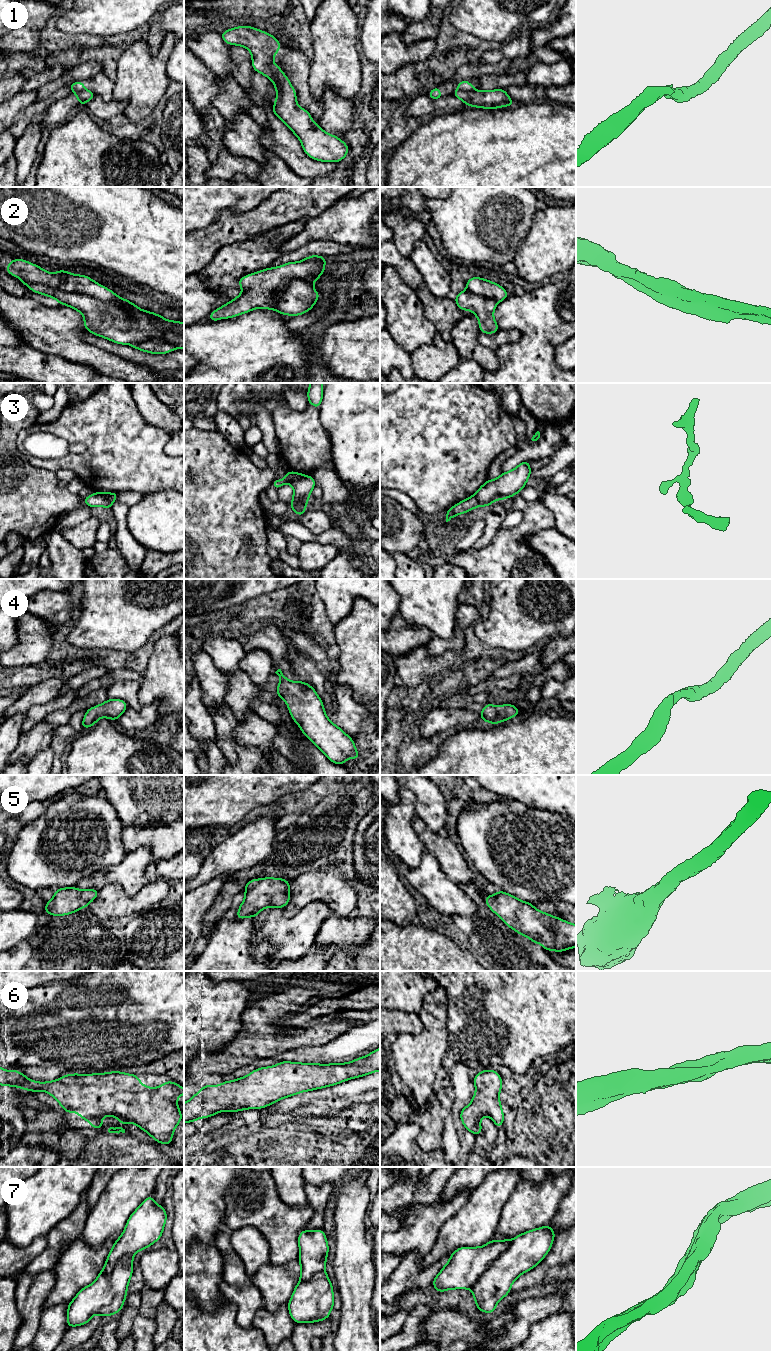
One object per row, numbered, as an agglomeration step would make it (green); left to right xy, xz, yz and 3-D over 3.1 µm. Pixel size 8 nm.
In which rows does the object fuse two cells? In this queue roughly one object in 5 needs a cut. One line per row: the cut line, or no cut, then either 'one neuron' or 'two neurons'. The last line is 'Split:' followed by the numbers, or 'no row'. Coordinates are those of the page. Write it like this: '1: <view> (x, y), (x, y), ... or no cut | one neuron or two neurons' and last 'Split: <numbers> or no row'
1: xz (272, 62), (271, 69), (275, 75), (274, 83) | two neurons
2: xy (21, 279), (104, 301), (120, 301), (125, 306), (129, 303) | two neurons
3: xy (95, 493), (104, 495), (112, 502) | two neurons
4: no cut | one neuron
5: no cut | one neuron
6: no cut | one neuron
7: yz (511, 1241), (471, 1287) | two neurons
Split: 1, 2, 3, 7

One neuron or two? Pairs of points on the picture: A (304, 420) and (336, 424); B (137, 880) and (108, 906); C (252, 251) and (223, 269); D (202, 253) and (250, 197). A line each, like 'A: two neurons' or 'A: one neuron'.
A: two neurons
B: two neurons
C: one neuron
D: two neurons

